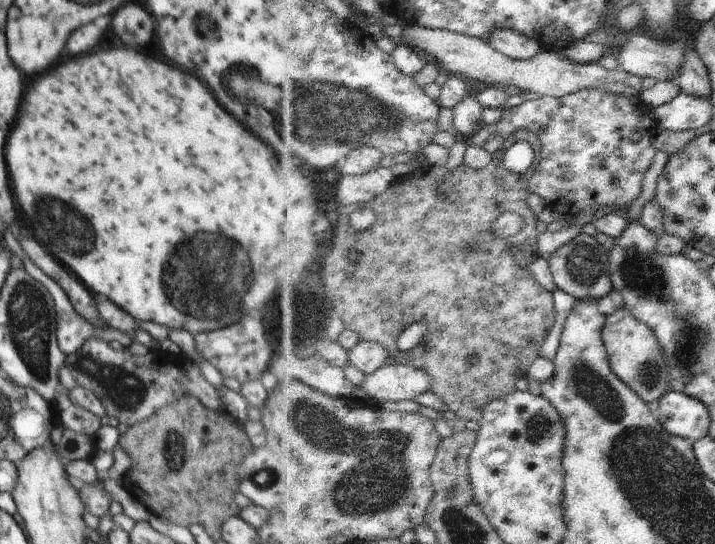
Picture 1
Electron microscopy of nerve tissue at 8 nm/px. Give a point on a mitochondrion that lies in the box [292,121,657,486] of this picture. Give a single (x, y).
(585, 264)

